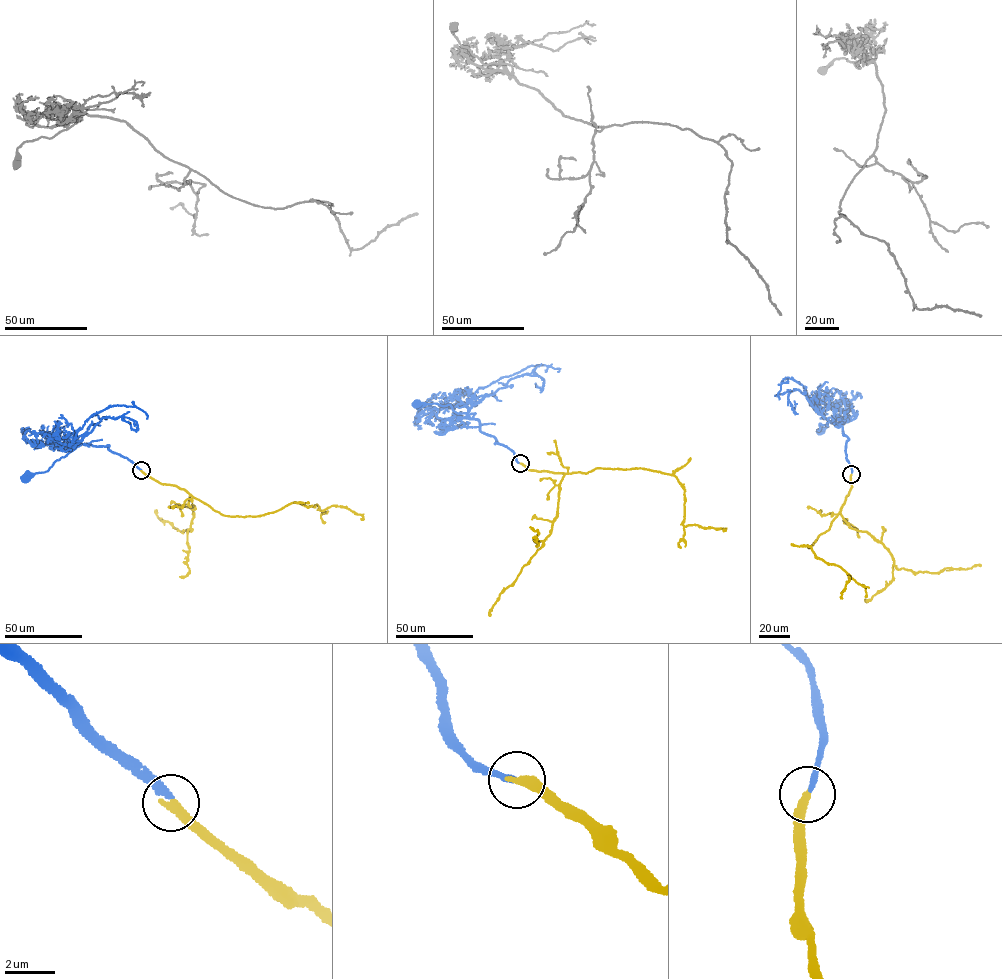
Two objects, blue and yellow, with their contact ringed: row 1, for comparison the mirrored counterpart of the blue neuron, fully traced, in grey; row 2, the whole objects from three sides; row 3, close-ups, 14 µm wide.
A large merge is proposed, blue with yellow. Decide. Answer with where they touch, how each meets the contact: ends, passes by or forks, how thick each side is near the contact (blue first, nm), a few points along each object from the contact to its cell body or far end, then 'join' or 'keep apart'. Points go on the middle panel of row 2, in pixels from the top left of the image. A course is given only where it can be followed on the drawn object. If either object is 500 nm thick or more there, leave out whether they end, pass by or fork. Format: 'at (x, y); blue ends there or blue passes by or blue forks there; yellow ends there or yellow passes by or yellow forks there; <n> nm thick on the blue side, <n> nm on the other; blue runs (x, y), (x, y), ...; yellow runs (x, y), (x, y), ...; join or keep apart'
at (520, 463); blue ends there; yellow ends there; 240 nm thick on the blue side, 340 nm on the other; blue runs (520, 463), (510, 449), (495, 444), (494, 437), (481, 432), (477, 419), (456, 413), (449, 404), (416, 404); yellow runs (520, 463), (530, 470), (563, 474), (642, 468), (674, 475), (685, 490), (684, 526), (723, 531); join

